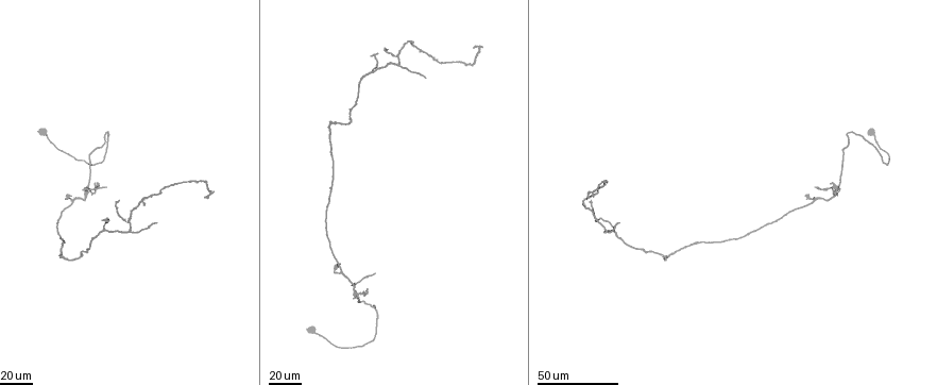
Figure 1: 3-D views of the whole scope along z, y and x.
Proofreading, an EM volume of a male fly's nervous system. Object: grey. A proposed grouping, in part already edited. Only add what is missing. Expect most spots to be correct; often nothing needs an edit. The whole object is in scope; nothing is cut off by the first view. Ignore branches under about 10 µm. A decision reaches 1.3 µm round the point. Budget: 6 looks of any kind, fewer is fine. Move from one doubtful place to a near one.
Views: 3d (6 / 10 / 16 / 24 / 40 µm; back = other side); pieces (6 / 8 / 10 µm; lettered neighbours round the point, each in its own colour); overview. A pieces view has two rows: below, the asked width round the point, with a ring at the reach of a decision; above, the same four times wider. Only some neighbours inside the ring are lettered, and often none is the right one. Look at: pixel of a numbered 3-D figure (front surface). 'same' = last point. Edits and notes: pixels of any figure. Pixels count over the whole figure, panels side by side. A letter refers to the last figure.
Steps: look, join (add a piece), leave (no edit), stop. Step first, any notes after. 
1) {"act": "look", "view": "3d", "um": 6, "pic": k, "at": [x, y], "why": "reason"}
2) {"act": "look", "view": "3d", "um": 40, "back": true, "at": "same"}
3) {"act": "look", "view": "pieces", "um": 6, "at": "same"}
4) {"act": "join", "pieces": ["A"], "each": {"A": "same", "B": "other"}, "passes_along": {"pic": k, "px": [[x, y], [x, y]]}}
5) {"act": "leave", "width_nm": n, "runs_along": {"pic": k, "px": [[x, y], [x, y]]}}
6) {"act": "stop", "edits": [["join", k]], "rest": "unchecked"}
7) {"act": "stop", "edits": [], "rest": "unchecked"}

{"act": "look", "view": "3d", "um": 24, "pic": 1, "at": [205, 198]}

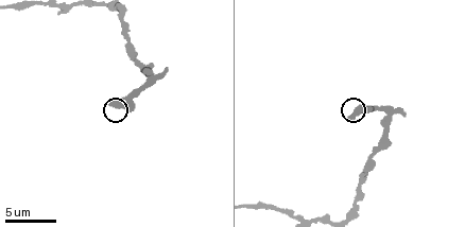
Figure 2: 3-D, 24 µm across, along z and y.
{"act": "look", "view": "pieces", "um": 6, "pic": 2, "at": [109, 103]}

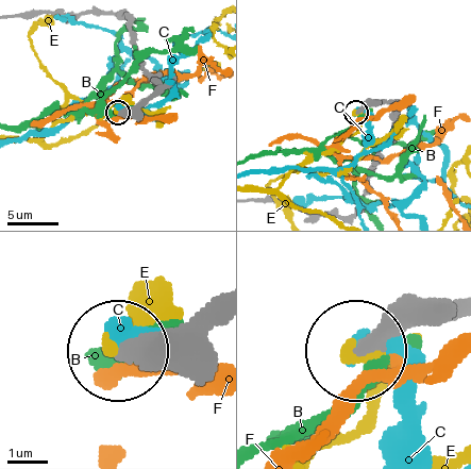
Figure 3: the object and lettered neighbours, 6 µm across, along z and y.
{"act": "leave", "width_nm": 370, "each": {"B": "other", "C": "other", "E": "other", "F": "other"}, "runs_along": {"pic": 3, "px": [[214, 299], [125, 342]]}, "found": "none of them fits"}

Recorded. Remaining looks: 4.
{"act": "look", "view": "3d", "um": 40, "pic": 1, "at": [157, 221], "why": "an open end"}

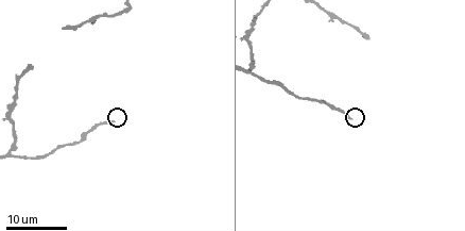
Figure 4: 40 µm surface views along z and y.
{"act": "look", "view": "pieces", "um": 8, "pic": 4, "at": [114, 120], "why": "see the neighbours"}

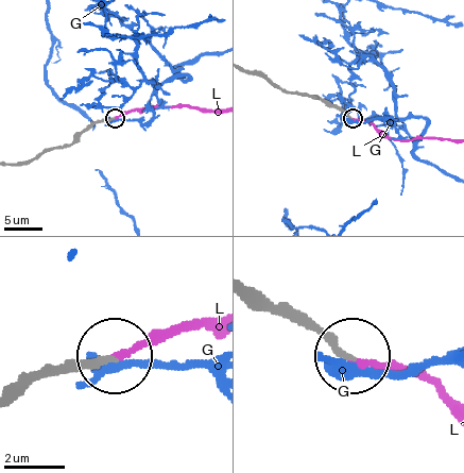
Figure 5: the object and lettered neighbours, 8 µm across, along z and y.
{"act": "join", "pieces": ["L"], "each": {"G": "other", "L": "same"}, "passes_along": {"pic": 5, "px": [[93, 124], [154, 105], [215, 110]]}, "found": "it goes on there"}

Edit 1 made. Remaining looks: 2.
{"act": "stop", "edits": [["join", 5]], "rest": "unchecked"}

